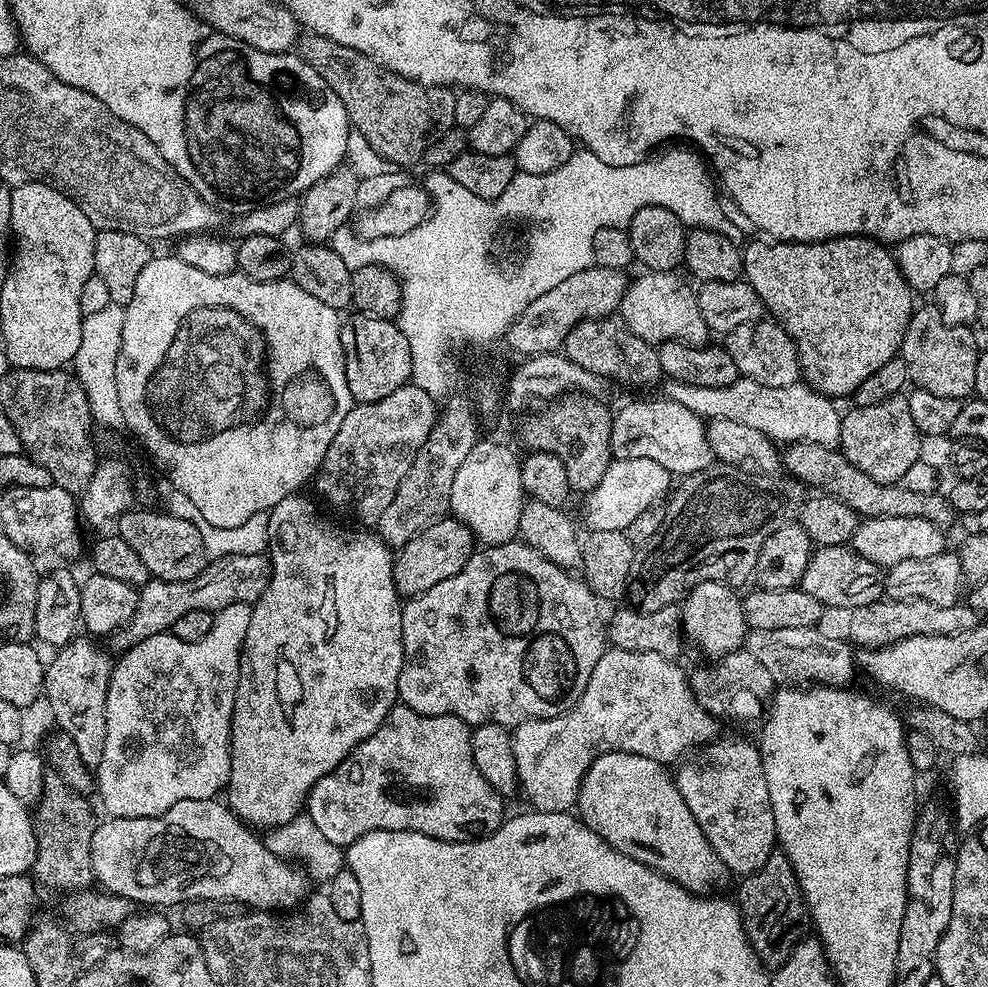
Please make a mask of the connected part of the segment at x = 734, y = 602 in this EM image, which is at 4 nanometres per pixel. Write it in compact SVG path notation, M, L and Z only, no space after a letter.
M707 580L688 591L679 609L683 635L687 639L689 636L706 655L712 656L713 661L721 660L745 647L750 629L744 613L744 601L735 587Z

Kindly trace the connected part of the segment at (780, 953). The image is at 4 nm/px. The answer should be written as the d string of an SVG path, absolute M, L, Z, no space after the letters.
M779 850L770 854L758 870L739 881L740 893L734 896L735 903L744 917L744 929L750 946L769 970L780 968L794 950L794 946L805 939L806 905L800 884L790 866L790 858Z

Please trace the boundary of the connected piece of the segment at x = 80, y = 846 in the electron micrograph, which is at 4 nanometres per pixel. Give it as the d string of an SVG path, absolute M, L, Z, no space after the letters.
M45 771L42 798L34 806L36 860L31 870L31 875L41 885L44 883L52 888L84 890L93 883L90 842L98 820L92 817L92 808L88 803L89 797L79 796L73 788L66 786L66 782L62 782L59 774Z

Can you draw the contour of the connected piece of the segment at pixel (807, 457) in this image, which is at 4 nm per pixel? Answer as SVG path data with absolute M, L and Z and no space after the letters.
M786 444L782 448L782 466L789 477L799 480L801 484L817 493L838 498L838 502L846 502L846 506L850 506L850 510L854 510L861 518L926 518L926 522L934 522L934 526L945 530L951 529L951 524L954 524L952 503L939 491L918 494L900 482L874 482L874 478L862 474L862 470L858 470L837 449L817 444Z

